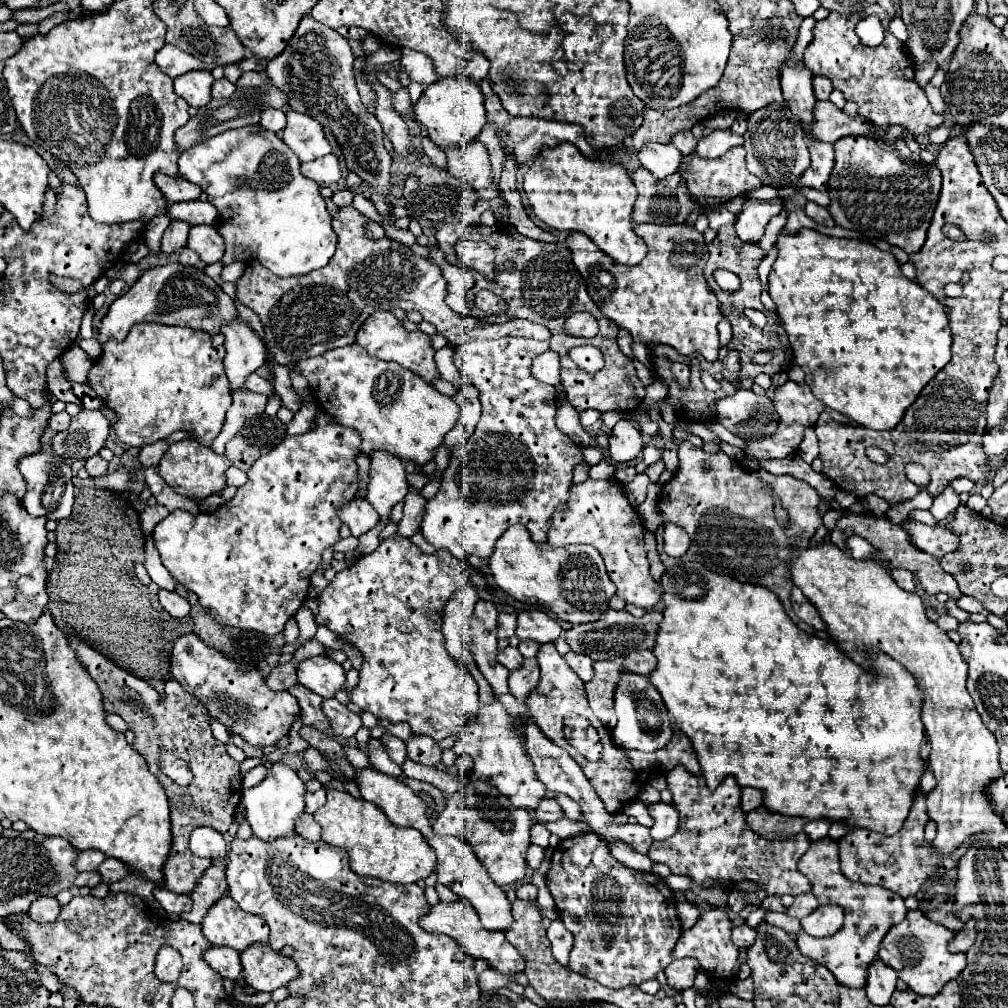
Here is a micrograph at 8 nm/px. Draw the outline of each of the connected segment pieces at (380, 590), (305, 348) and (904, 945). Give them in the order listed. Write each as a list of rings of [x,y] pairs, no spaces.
[[[396,534],[382,540],[372,554],[360,556],[350,568],[336,572],[334,580],[328,582],[318,596],[314,622],[330,628],[362,652],[364,662],[360,668],[360,682],[350,692],[350,698],[358,708],[372,712],[376,718],[408,722],[414,734],[428,734],[434,740],[444,740],[448,736],[458,738],[464,728],[476,720],[480,708],[478,684],[456,666],[452,656],[448,656],[442,634],[444,604],[448,602],[448,596],[468,580],[470,574],[466,564],[450,552],[438,550],[436,554],[426,556],[410,540]]]
[[[352,206],[340,208],[338,218],[332,226],[338,234],[338,250],[330,264],[304,276],[284,278],[272,276],[266,268],[256,262],[248,262],[242,278],[236,282],[236,300],[260,316],[266,332],[268,352],[278,364],[292,366],[298,360],[314,358],[326,350],[348,346],[360,324],[368,314],[376,310],[416,310],[424,320],[436,326],[452,346],[473,339],[496,339],[503,336],[528,337],[549,340],[551,332],[542,325],[526,320],[510,320],[504,324],[488,324],[472,316],[460,316],[446,302],[448,284],[442,276],[442,268],[428,258],[416,256],[408,246],[398,244],[390,238],[372,240],[366,236],[368,218]]]
[[[912,910],[906,914],[904,922],[888,930],[888,934],[880,944],[878,958],[886,966],[894,968],[898,976],[910,986],[912,992],[920,996],[936,996],[944,988],[944,984],[956,980],[966,966],[964,954],[950,954],[946,948],[952,938],[954,938],[952,930],[930,922],[920,910]]]

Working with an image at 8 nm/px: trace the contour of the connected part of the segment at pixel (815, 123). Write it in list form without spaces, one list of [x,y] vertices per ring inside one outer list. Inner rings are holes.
[[[818,100],[814,104],[812,114],[814,114],[814,120],[812,120],[812,126],[806,130],[806,134],[820,142],[834,144],[844,136],[868,136],[868,130],[872,128],[872,124],[862,120],[862,116],[850,118],[842,110],[838,110],[832,102]]]

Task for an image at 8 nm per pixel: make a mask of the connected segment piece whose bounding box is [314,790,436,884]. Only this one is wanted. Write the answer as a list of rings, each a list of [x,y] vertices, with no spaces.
[[[328,790],[328,802],[318,808],[314,820],[322,826],[320,838],[346,850],[350,870],[362,878],[378,878],[390,884],[414,884],[426,880],[434,872],[436,854],[414,828],[392,828],[380,808],[374,808],[374,804],[362,798],[356,800],[344,790]]]

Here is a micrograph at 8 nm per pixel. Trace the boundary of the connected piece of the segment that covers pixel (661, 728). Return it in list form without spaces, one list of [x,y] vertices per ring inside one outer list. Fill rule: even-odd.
[[[622,670],[622,676],[620,676],[620,680],[616,684],[616,692],[614,692],[614,710],[618,716],[618,724],[612,730],[612,740],[618,748],[654,752],[658,748],[664,748],[664,744],[672,736],[670,718],[664,708],[662,696],[656,690],[656,686],[648,680],[648,676],[640,676],[630,670]]]

